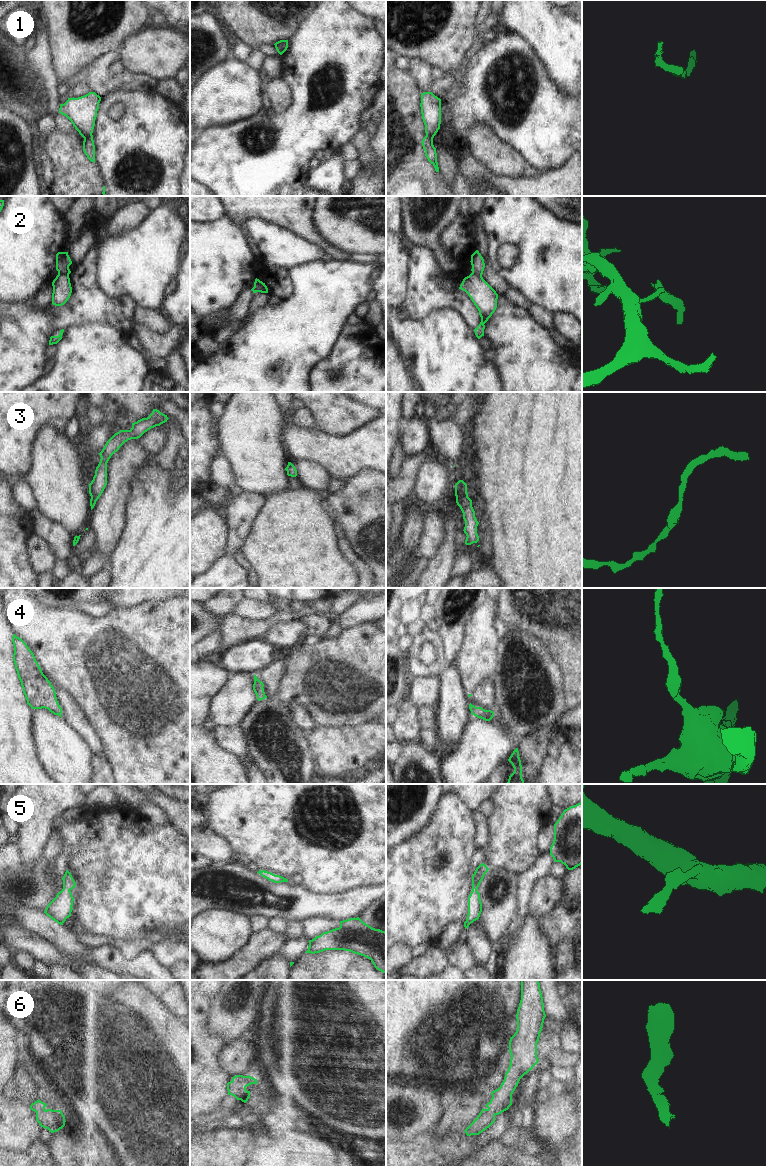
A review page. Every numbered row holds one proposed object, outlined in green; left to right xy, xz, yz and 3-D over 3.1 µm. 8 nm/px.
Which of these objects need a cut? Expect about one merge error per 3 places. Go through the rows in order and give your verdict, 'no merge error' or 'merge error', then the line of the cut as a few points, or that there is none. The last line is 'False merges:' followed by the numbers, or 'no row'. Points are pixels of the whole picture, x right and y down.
1: merge error; cut xy (91, 133), (84, 139)
2: merge error; cut xy (58, 273), (68, 275)
3: no merge error; cut none
4: no merge error; cut none
5: no merge error; cut none
6: no merge error; cut none
False merges: 1, 2

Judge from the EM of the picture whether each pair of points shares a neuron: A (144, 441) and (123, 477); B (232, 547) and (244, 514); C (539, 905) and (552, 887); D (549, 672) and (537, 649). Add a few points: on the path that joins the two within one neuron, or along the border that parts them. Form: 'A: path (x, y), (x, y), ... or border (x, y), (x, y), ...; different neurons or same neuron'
A: border (137, 439), (137, 442), (148, 455); different neurons
B: path (235, 539), (239, 522); same neuron
C: path (542, 901), (548, 891); same neuron
D: path (543, 666), (537, 660), (537, 655); same neuron

